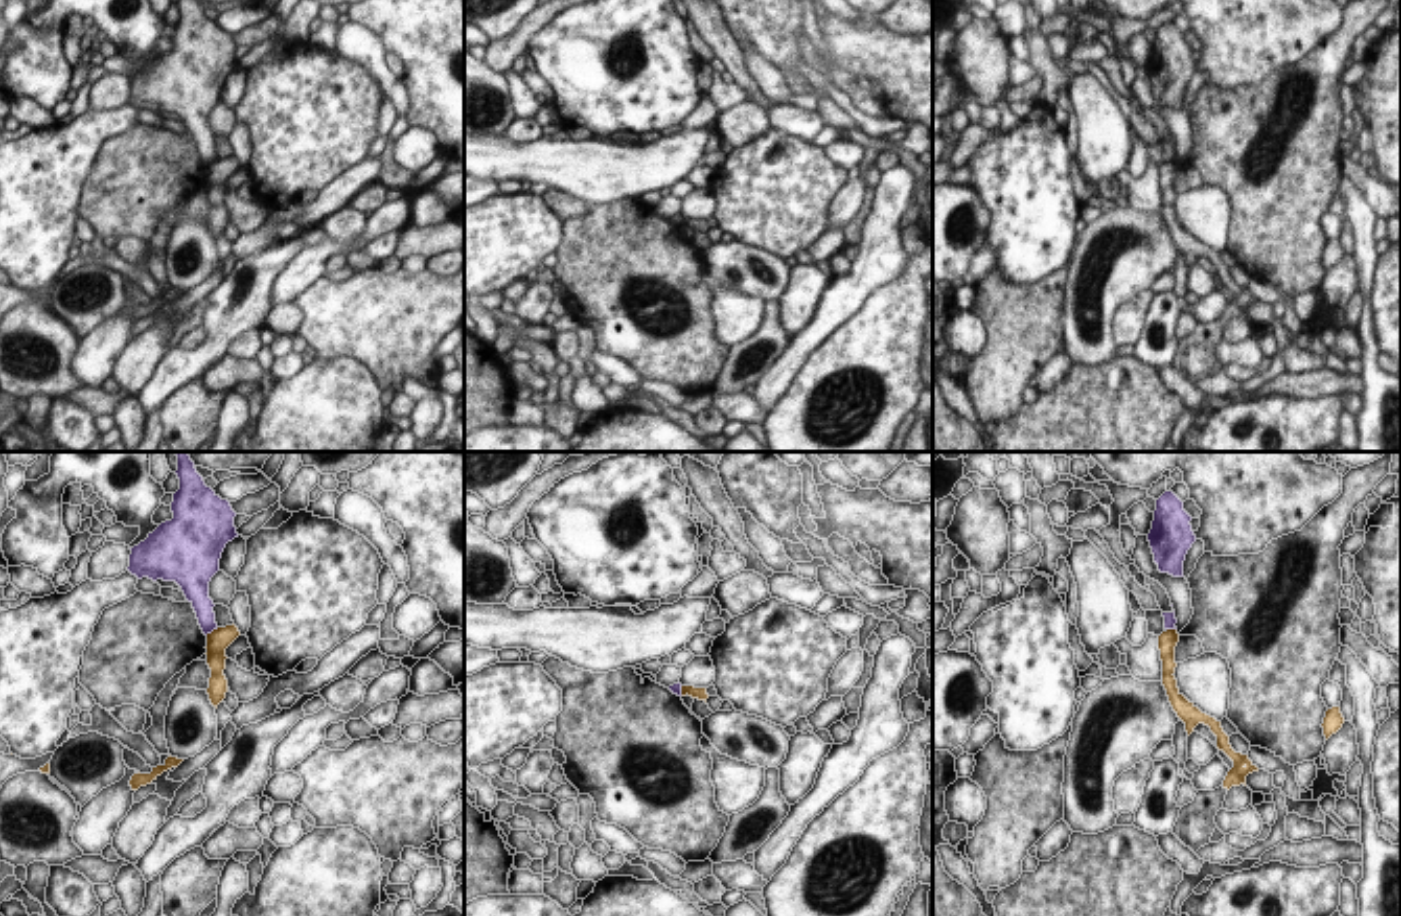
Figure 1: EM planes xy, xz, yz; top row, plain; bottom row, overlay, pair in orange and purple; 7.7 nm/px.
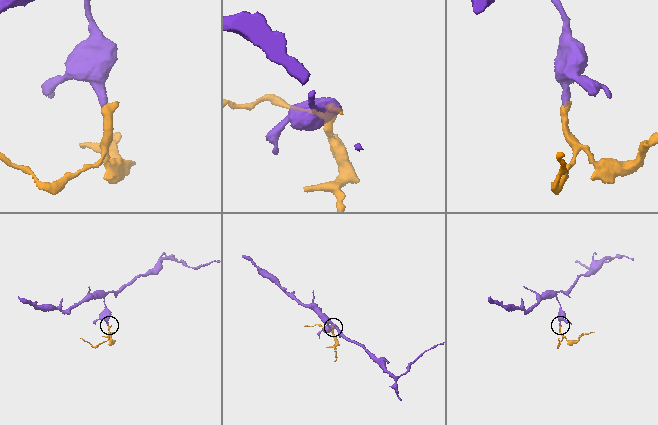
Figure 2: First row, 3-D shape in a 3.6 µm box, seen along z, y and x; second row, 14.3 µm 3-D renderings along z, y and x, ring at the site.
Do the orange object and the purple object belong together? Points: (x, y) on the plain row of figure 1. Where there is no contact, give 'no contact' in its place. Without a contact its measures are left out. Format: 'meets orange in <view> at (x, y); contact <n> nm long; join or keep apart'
meets orange in xy at (214, 162); contact 120 nm long; keep apart

